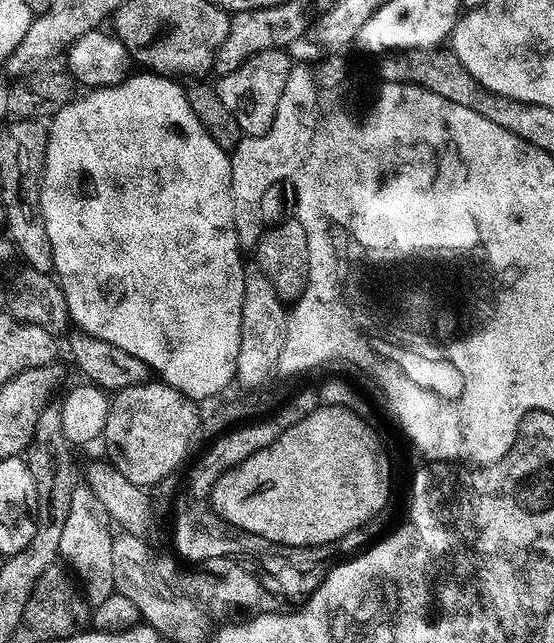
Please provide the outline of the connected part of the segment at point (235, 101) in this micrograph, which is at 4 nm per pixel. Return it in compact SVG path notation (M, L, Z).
M277 46L254 54L242 62L238 70L223 73L219 77L220 81L215 81L214 87L222 106L234 114L234 122L238 122L244 136L264 136L266 130L270 130L278 110L278 98L282 98L282 90L286 90L286 78L293 67L292 57Z

